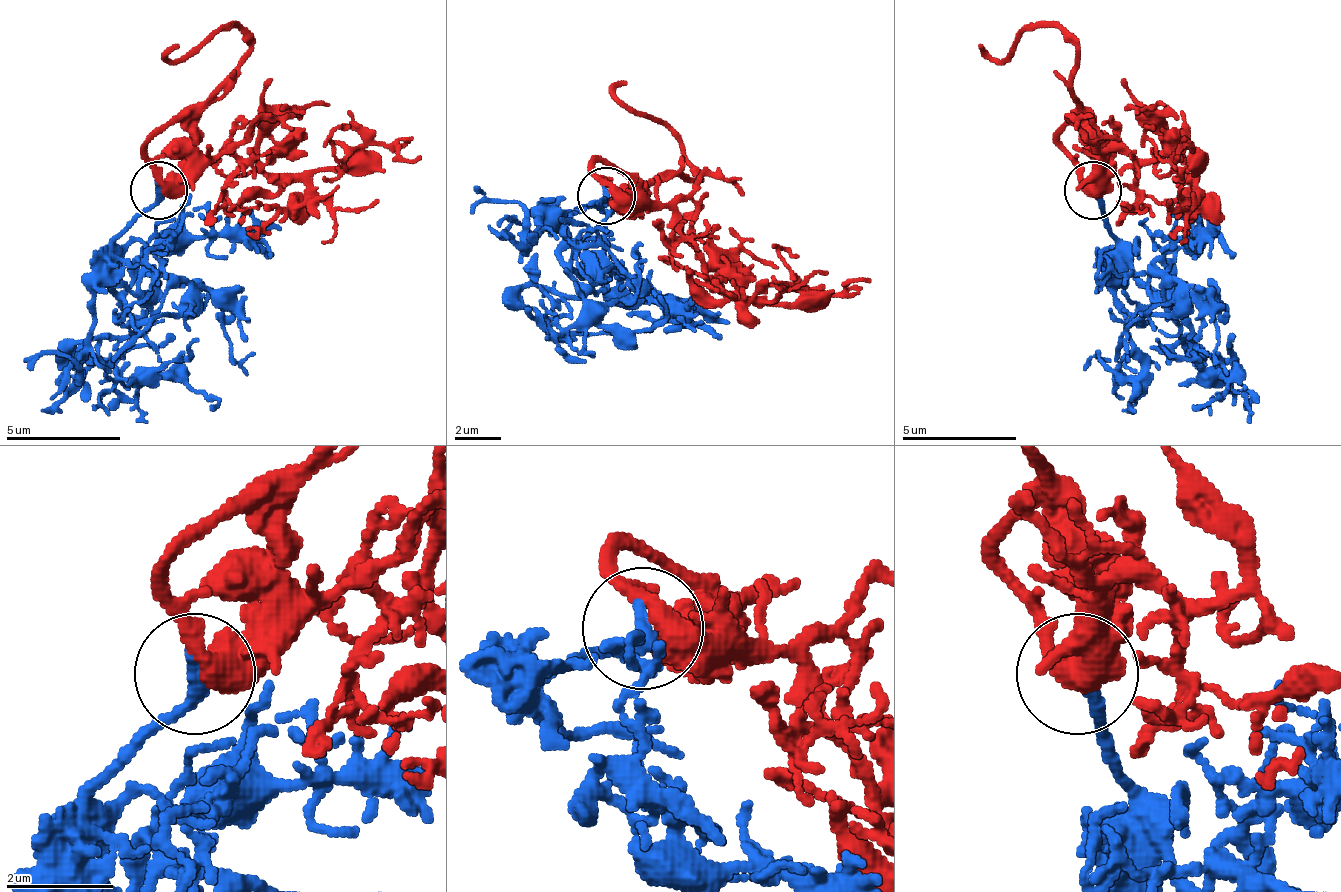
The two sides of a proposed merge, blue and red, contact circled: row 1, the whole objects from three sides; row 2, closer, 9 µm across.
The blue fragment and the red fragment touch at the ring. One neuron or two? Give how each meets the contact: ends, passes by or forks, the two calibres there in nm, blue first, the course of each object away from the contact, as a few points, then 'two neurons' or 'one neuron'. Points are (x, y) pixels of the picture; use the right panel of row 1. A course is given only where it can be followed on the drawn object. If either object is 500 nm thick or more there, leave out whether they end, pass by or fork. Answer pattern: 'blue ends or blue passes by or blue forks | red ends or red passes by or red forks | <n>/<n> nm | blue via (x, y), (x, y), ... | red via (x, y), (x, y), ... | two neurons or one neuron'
blue ends | red passes by | 300/480 nm | blue via (1094, 189), (1117, 240), (1123, 263), (1186, 326), (1197, 366), (1220, 377), (1226, 389), (1209, 406), (1191, 412) | red via (1094, 189), (1111, 149), (1169, 160), (1197, 172), (1169, 166), (1157, 154), (1146, 137), (1151, 126) | one neuron

